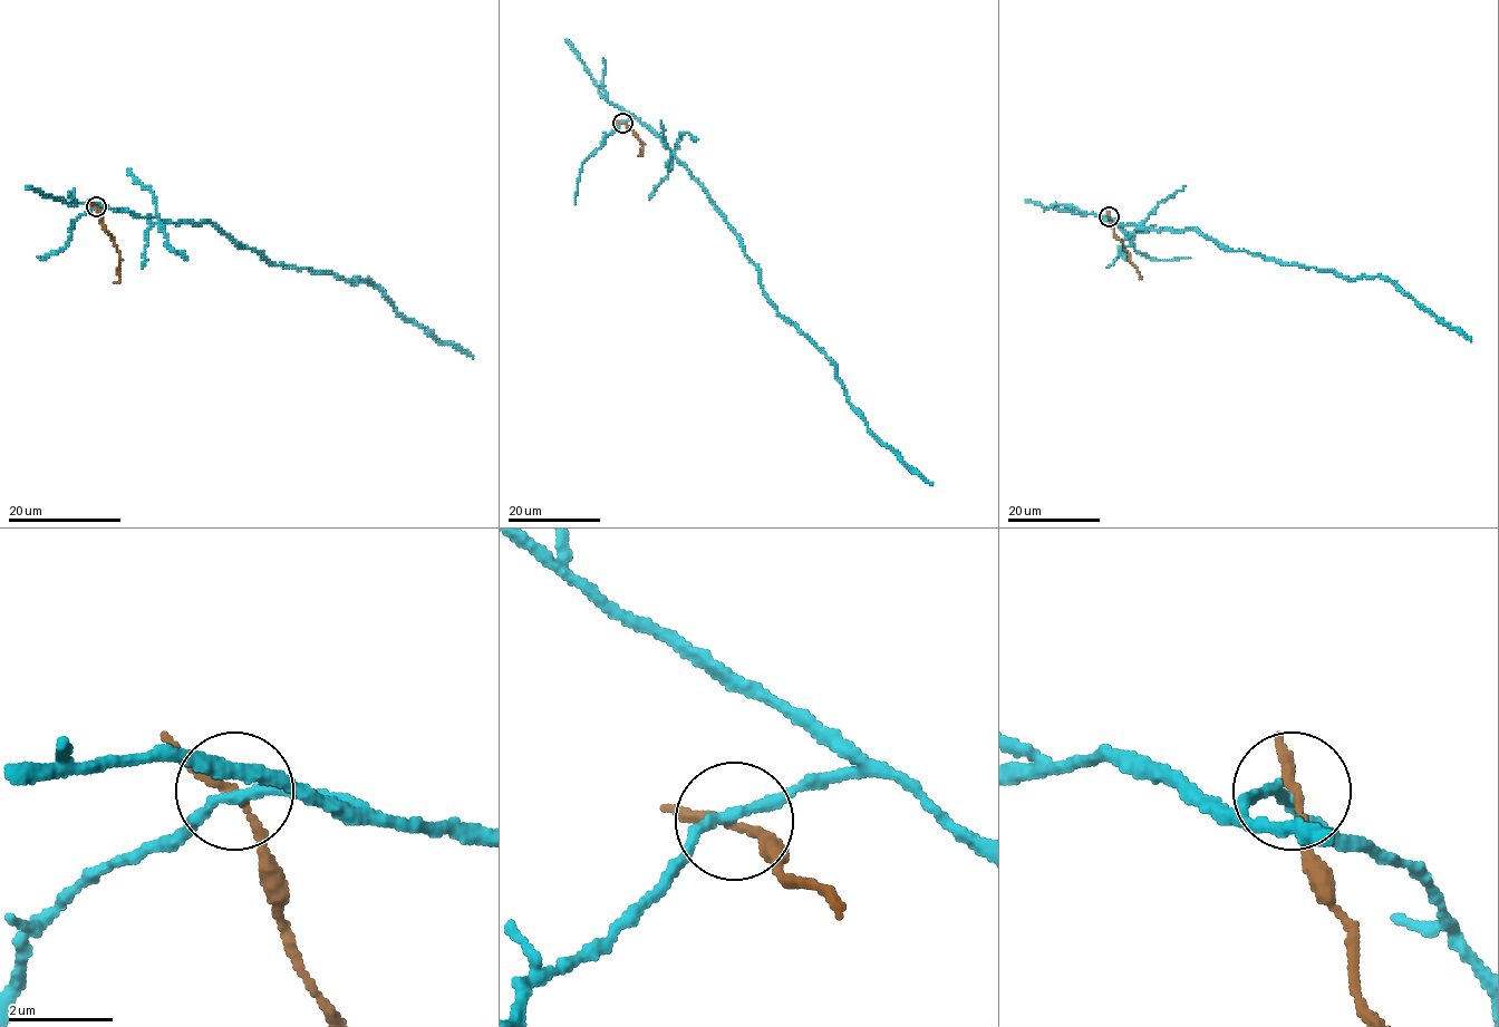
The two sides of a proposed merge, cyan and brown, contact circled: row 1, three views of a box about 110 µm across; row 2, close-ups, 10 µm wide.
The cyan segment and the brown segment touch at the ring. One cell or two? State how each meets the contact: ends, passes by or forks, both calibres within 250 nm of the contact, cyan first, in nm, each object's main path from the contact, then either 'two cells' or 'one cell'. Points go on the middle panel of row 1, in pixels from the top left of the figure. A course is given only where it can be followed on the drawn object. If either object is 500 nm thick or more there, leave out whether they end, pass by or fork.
cyan passes by; brown passes by; 200 nm thick on the cyan side, 180 nm on the other; cyan runs (624, 123), (646, 125), (700, 185), (757, 270), (766, 298), (837, 368), (867, 427), (931, 485); brown runs (624, 123), (642, 143), (642, 154), (637, 155); two cells

